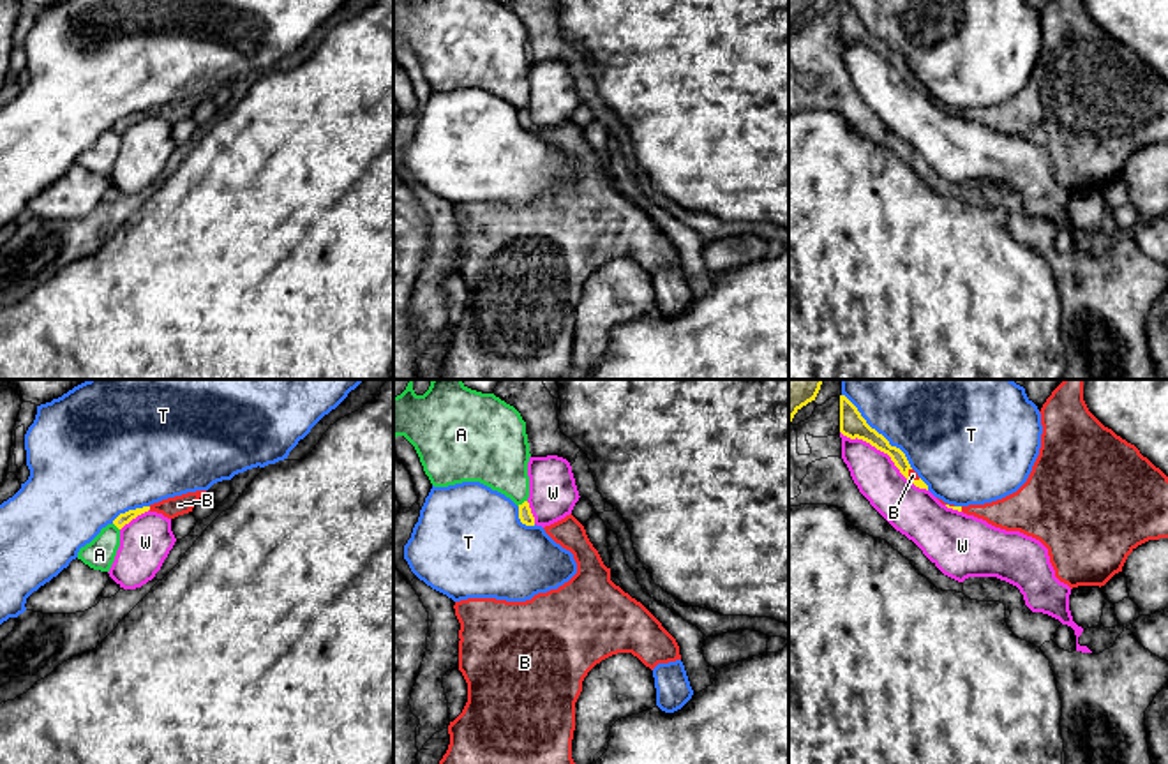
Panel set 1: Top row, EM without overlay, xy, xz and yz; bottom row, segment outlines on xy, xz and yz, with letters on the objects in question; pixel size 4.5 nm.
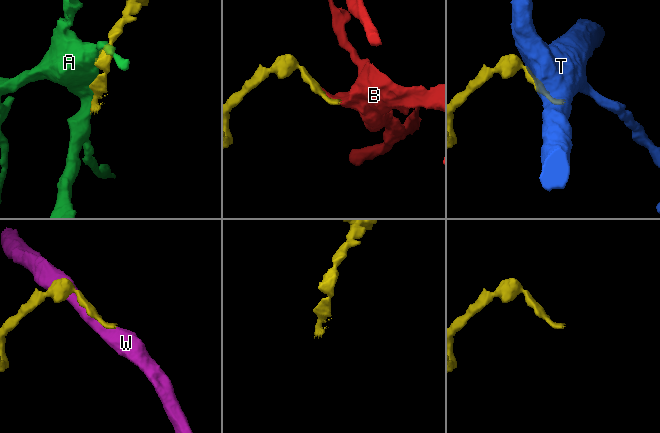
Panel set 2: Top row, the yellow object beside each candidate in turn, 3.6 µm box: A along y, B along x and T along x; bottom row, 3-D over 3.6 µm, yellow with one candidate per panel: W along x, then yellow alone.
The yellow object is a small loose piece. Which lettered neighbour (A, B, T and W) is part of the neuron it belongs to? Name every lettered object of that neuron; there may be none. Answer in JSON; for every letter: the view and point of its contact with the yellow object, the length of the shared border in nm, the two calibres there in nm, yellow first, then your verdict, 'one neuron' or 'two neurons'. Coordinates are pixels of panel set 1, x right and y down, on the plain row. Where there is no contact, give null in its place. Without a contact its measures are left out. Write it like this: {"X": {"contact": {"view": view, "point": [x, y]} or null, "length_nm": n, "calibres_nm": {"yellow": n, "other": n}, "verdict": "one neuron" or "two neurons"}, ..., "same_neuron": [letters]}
{"A": {"contact": {"view": "xz", "point": [523, 108]}, "length_nm": 50, "calibres_nm": {"yellow": 70, "other": 280}, "verdict": "two neurons"}, "B": {"contact": {"view": "yz", "point": [909, 83]}, "length_nm": 80, "calibres_nm": {"yellow": 70, "other": 50}, "verdict": "one neuron"}, "T": {"contact": {"view": "yz", "point": [877, 37]}, "length_nm": 460, "calibres_nm": {"yellow": 120, "other": 320}, "verdict": "two neurons"}, "W": {"contact": {"view": "yz", "point": [886, 57]}, "length_nm": 480, "calibres_nm": {"yellow": 120, "other": 200}, "verdict": "two neurons"}, "same_neuron": ["B"]}

